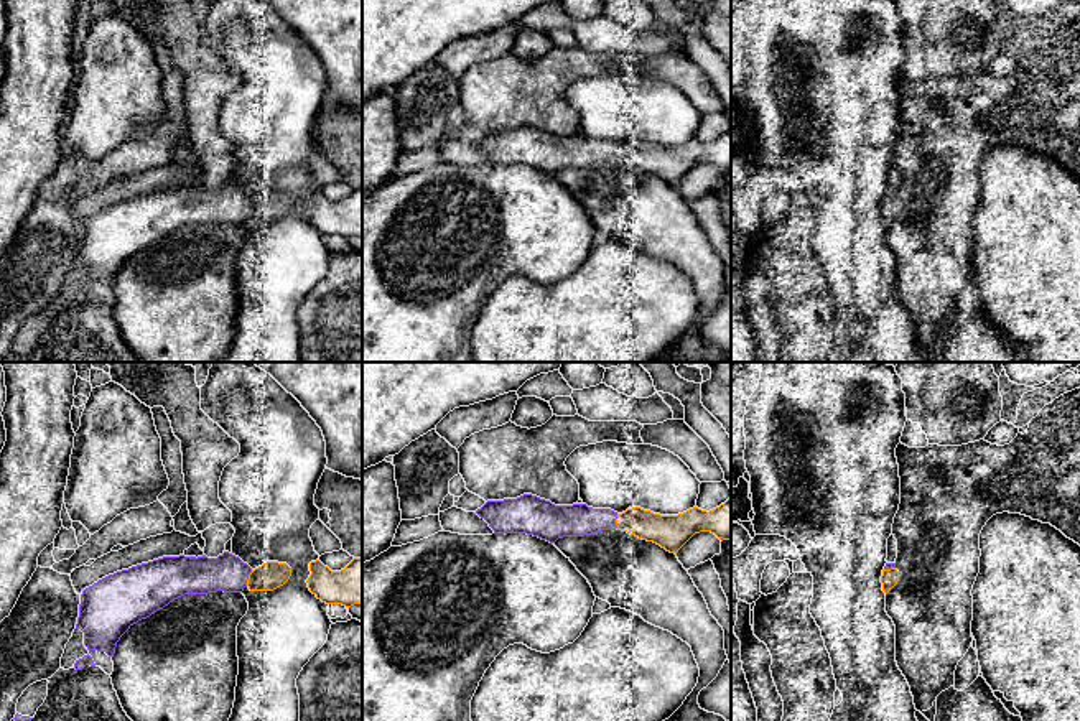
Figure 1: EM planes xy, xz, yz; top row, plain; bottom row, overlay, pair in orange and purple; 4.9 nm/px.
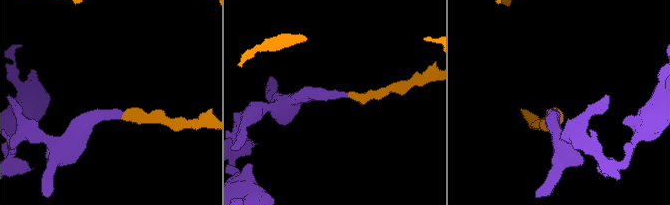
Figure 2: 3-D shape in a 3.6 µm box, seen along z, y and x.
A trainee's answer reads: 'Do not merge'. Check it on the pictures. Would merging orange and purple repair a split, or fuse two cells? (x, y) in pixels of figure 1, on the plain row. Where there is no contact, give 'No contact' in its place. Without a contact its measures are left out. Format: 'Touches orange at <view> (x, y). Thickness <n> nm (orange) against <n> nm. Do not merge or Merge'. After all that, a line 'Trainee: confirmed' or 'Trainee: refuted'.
Touches orange at xy (249, 209). Thickness 140 nm (orange) against 180 nm. Merge
Trainee: refuted

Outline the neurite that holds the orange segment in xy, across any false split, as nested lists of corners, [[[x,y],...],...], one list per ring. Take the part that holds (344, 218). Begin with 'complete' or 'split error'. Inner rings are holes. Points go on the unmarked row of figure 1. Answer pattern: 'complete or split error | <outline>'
complete | [[[354,189],[344,201],[331,202],[319,191],[310,194],[310,222],[326,235],[351,239],[362,235],[362,189]]]

